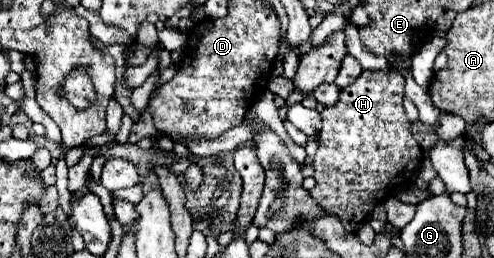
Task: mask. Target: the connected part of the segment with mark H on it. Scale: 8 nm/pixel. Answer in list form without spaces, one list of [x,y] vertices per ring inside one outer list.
[[[391,69],[389,73],[385,73],[385,71],[363,71],[363,73],[357,77],[355,83],[351,83],[347,89],[341,91],[337,105],[327,107],[327,109],[323,109],[323,113],[321,113],[321,117],[323,117],[323,127],[321,127],[321,133],[319,133],[319,149],[317,149],[315,159],[313,159],[317,185],[315,185],[315,189],[311,189],[311,197],[317,199],[317,203],[319,203],[327,213],[337,215],[337,217],[341,219],[341,223],[343,223],[349,231],[353,231],[357,225],[361,225],[361,223],[369,217],[369,213],[373,211],[373,207],[383,201],[383,197],[391,195],[391,193],[393,193],[397,187],[401,187],[401,185],[409,185],[409,183],[413,181],[413,173],[415,173],[415,169],[417,169],[417,165],[419,165],[419,161],[421,161],[421,157],[423,157],[423,155],[421,155],[421,147],[417,145],[417,141],[415,141],[415,137],[413,137],[413,133],[411,133],[411,123],[409,123],[409,119],[407,119],[407,115],[405,115],[405,109],[403,109],[403,91],[405,91],[405,79],[403,79],[403,75],[397,73],[395,69]]]

